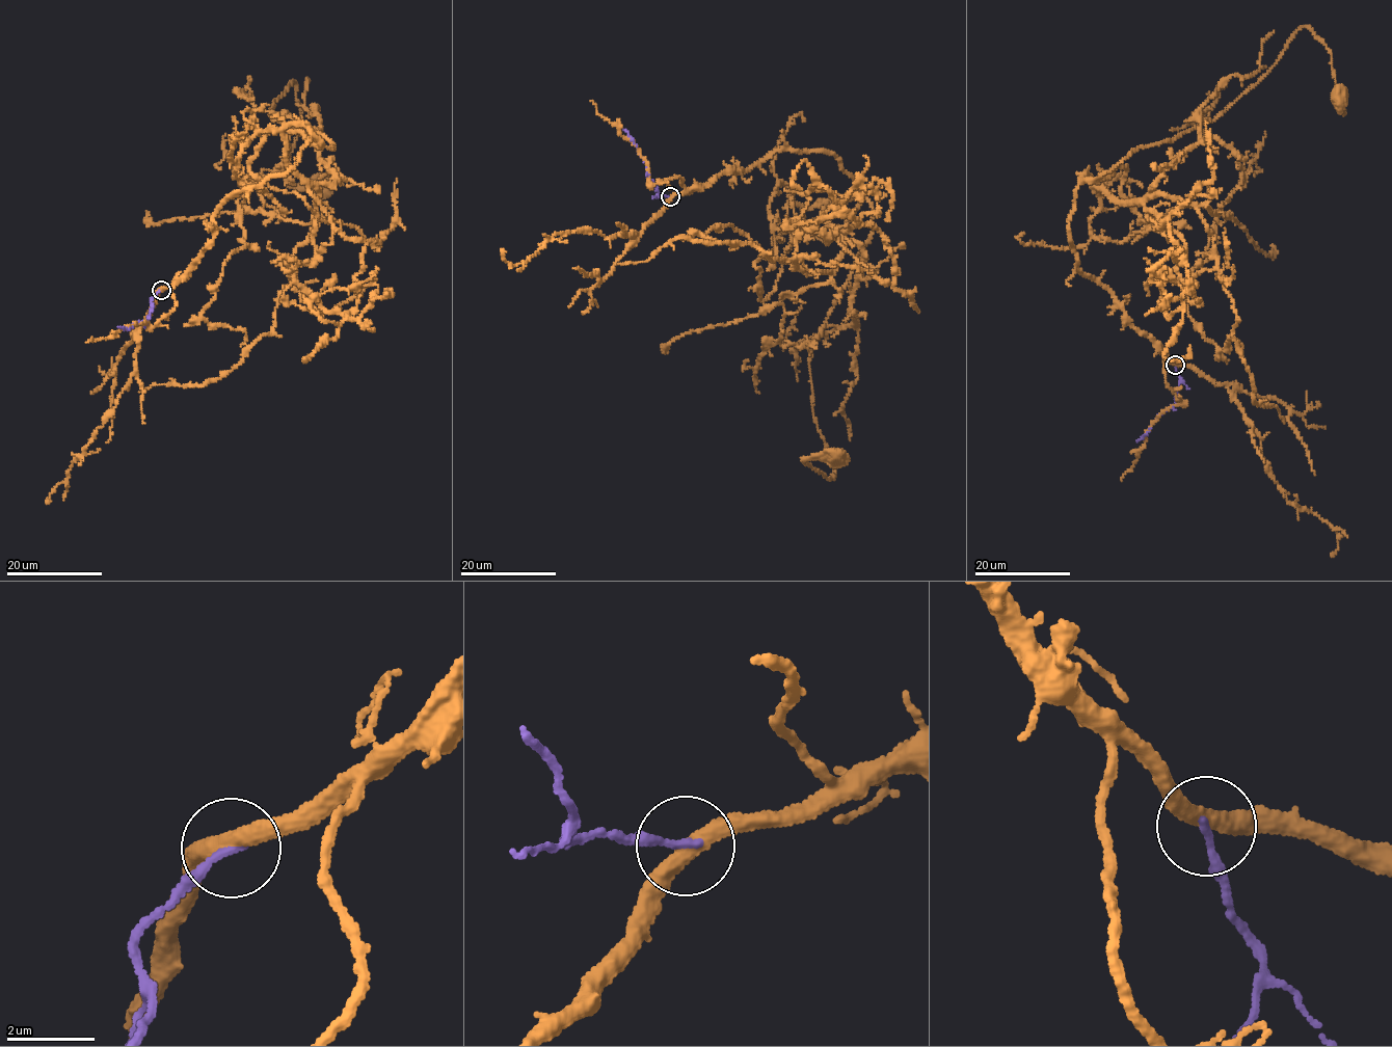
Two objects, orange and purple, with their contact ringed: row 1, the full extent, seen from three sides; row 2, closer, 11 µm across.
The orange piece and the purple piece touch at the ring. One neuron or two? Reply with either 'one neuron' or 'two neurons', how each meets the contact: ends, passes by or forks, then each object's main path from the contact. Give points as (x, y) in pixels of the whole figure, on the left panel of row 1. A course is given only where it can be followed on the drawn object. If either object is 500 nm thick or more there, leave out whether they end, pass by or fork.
two neurons; orange passes by; purple ends; course orange (161, 290), (230, 196), (284, 176), (314, 136), (332, 150), (272, 118), (293, 80), (287, 179), (321, 185); course purple (161, 290), (151, 301), (153, 310), (146, 321), (126, 329), (118, 326)

